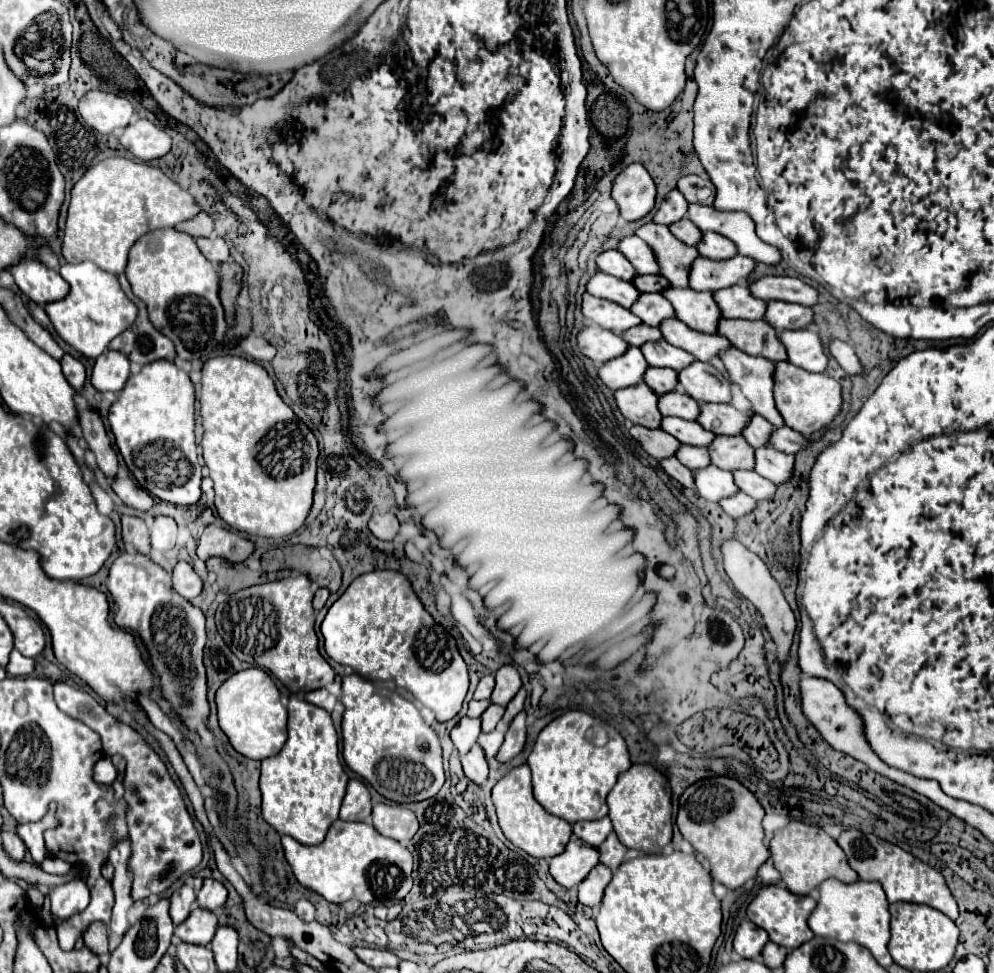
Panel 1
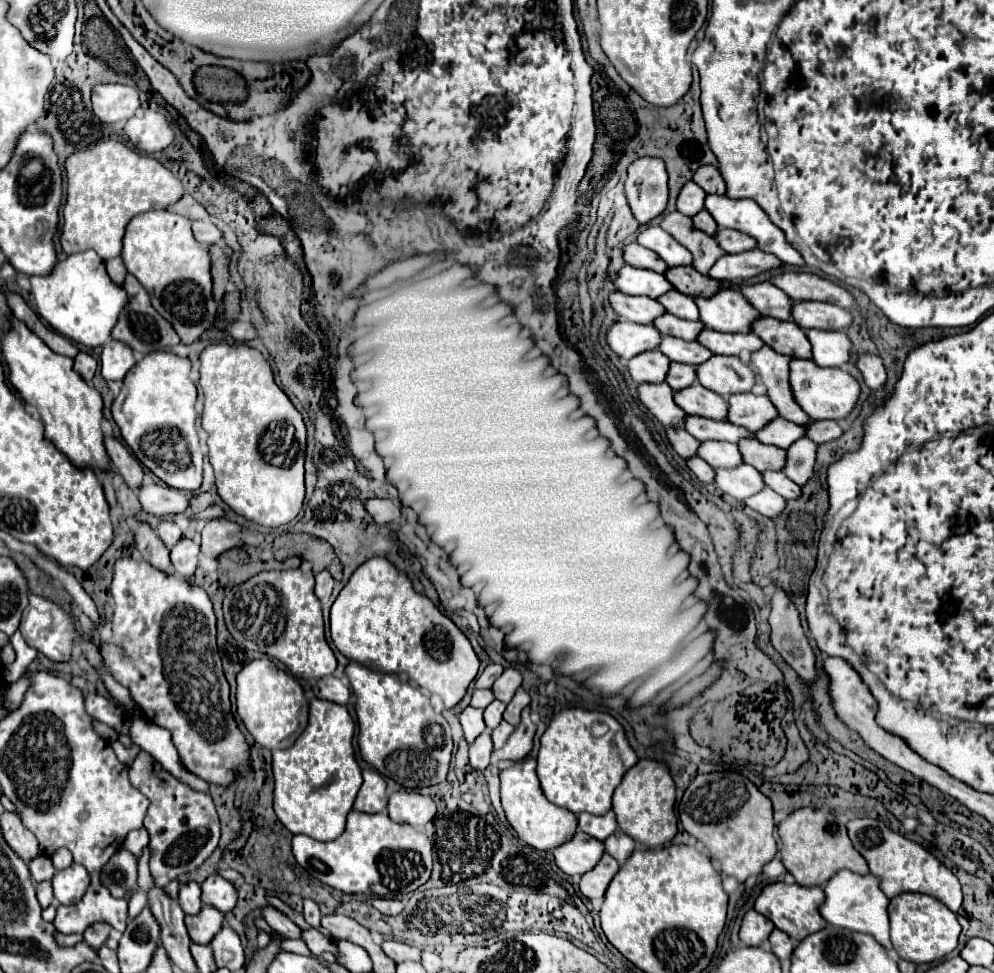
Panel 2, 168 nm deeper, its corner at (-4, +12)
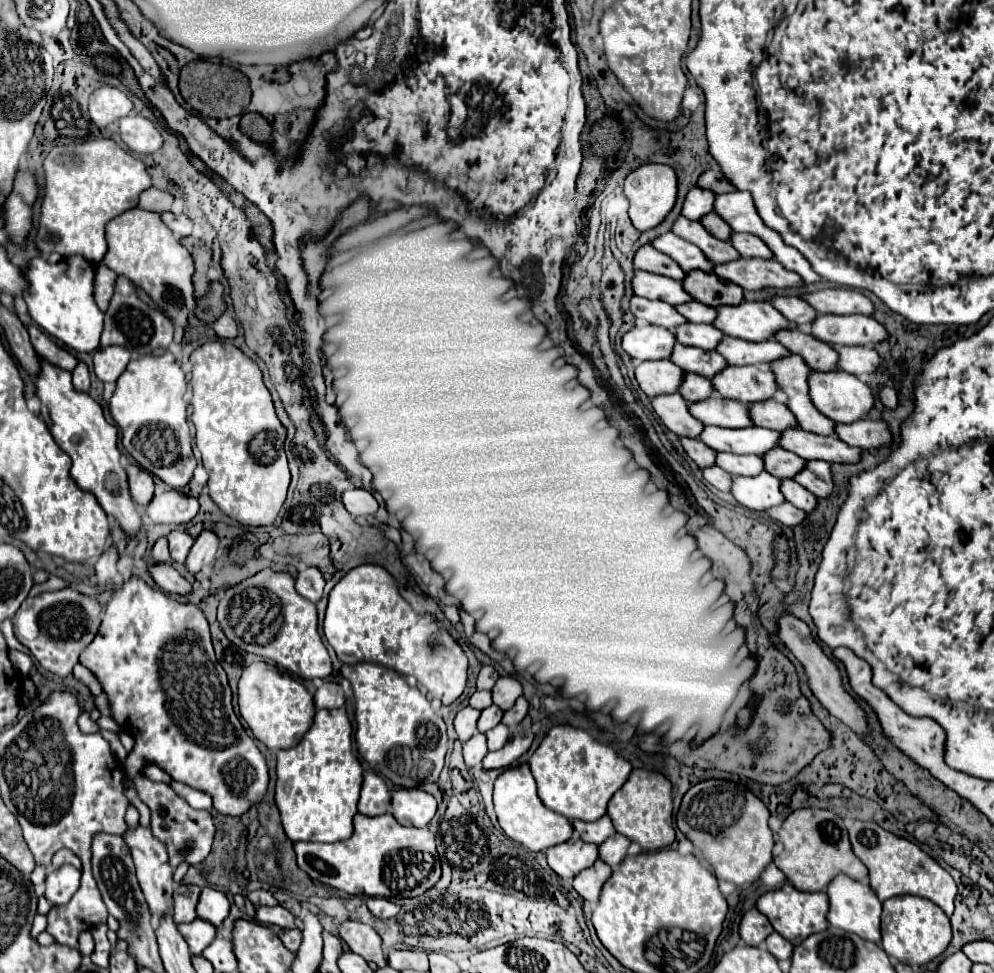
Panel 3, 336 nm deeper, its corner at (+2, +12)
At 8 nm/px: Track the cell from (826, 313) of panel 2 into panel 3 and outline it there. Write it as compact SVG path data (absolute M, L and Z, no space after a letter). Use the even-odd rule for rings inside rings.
M817 315L811 335L831 345L867 345L873 347L889 339L887 329L867 315Z

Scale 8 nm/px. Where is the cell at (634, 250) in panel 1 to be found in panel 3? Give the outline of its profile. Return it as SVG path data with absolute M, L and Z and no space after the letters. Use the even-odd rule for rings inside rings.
M665 233L665 235L657 237L651 245L655 249L659 249L661 253L669 255L671 259L675 259L687 273L695 271L695 269L713 271L713 267L715 267L715 263L709 263L709 259L703 255L703 251L697 245L677 237L675 233Z

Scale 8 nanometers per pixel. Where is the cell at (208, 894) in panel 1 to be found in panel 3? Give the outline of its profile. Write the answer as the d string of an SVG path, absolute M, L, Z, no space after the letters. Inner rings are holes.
M205 887L197 903L197 917L219 927L227 915L229 915L229 899L221 891Z

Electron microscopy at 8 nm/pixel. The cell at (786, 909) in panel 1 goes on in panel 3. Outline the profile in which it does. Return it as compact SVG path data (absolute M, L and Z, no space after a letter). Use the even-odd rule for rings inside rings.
M785 885L783 889L769 891L759 897L757 909L771 921L775 931L783 935L793 945L805 941L809 935L827 929L827 911L829 911L829 897L827 893L803 893L797 891L793 885Z

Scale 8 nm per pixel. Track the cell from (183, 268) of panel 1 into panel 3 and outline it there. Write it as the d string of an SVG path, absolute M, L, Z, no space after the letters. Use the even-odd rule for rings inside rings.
M129 209L115 219L111 219L105 227L107 237L107 253L103 257L103 265L107 265L117 275L125 275L129 281L147 291L147 295L161 307L161 311L175 325L175 341L181 343L187 317L195 309L193 295L193 257L181 245L179 237L165 227L159 213L149 213L145 209Z

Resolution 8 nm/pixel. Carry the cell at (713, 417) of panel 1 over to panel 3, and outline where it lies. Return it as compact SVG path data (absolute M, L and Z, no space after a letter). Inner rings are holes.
M775 399L749 405L749 413L757 427L767 427L773 431L785 431L791 427L799 429L799 423L795 415L789 411L789 407L783 403L777 403Z

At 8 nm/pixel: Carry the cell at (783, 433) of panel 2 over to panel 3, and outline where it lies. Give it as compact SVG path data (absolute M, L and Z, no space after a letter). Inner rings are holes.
M789 429L781 435L781 447L793 451L803 459L823 459L827 463L857 463L861 459L859 447L849 447L841 439L821 437L817 433L809 433L803 429Z

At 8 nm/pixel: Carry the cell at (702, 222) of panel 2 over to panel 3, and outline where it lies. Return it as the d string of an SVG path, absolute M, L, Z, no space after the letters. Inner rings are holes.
M715 213L705 215L705 217L701 219L701 223L703 223L705 229L711 231L711 235L715 235L717 239L725 239L725 241L727 241L727 239L733 235L733 229L731 229L721 217L717 217Z

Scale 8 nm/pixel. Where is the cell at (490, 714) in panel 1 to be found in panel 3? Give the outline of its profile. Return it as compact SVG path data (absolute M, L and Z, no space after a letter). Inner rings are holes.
M491 705L491 707L487 707L487 709L481 711L481 717L479 717L477 729L479 729L481 733L487 733L489 729L493 729L495 725L501 723L501 717L503 717L503 711L501 711L499 707Z

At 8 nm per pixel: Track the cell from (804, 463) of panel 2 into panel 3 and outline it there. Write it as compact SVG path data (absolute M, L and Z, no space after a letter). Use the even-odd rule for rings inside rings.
M807 461L807 467L793 479L819 499L827 499L833 493L831 465L825 461Z

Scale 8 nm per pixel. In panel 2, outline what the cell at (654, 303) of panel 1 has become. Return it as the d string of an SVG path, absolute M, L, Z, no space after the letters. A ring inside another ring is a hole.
M671 289L667 295L661 295L657 301L665 307L667 313L671 313L679 319L687 319L687 321L699 319L699 311L697 311L697 305L691 295L683 295L683 293Z

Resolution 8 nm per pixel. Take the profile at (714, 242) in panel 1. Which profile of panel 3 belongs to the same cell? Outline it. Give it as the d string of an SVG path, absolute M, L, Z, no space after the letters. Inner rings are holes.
M733 233L731 243L733 243L733 247L735 247L743 257L773 259L773 251L771 251L757 235L749 235L749 233Z

